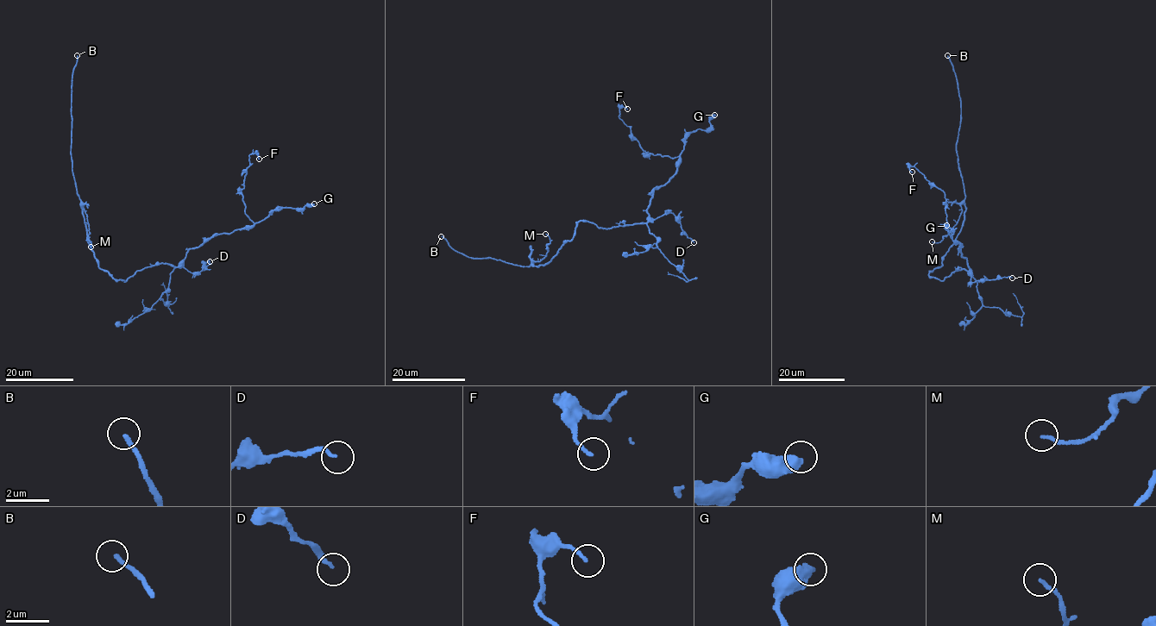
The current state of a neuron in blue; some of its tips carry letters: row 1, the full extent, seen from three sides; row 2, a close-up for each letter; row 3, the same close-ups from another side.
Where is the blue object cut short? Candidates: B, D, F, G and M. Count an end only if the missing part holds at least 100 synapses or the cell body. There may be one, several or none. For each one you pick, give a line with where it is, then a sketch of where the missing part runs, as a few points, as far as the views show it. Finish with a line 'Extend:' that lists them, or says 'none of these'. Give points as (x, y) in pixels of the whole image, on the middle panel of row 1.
B: place (441, 236)
Extend: B

